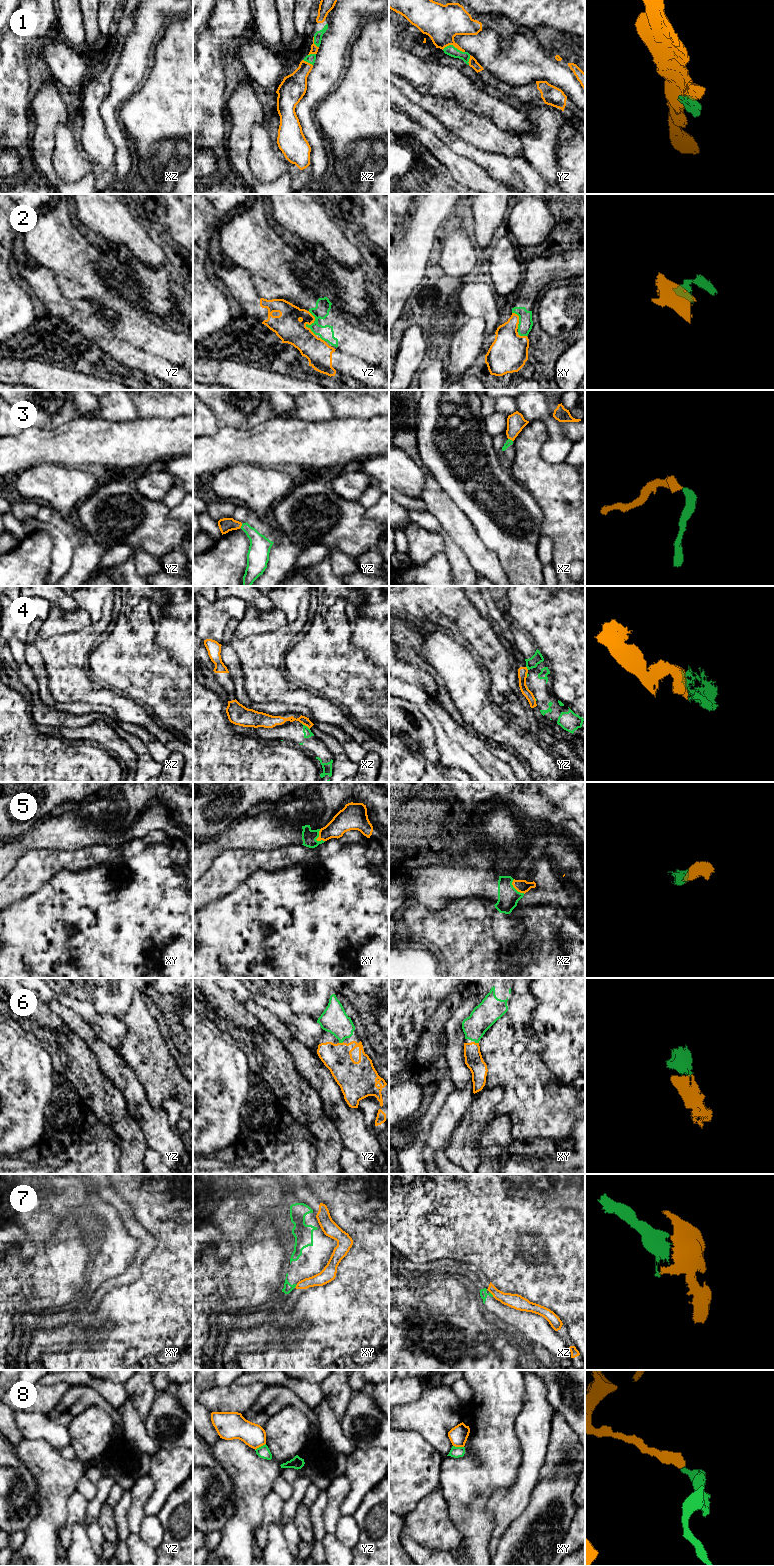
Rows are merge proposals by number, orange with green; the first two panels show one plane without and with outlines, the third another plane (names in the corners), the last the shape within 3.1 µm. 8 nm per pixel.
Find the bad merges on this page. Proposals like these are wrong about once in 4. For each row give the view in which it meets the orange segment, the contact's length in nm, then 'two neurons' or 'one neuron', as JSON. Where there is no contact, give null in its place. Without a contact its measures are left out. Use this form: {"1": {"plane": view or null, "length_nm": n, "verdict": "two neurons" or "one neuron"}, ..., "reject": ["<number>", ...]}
{"1": {"plane": "yz", "length_nm": 190, "verdict": "one neuron"}, "2": {"plane": "yz", "length_nm": 200, "verdict": "two neurons"}, "3": {"plane": "xz", "length_nm": 50, "verdict": "one neuron"}, "4": {"plane": "xz", "length_nm": 90, "verdict": "two neurons"}, "5": {"plane": "xy", "length_nm": 110, "verdict": "one neuron"}, "6": {"plane": "yz", "length_nm": 40, "verdict": "one neuron"}, "7": {"plane": "xz", "length_nm": 60, "verdict": "two neurons"}, "8": {"plane": "yz", "length_nm": 110, "verdict": "two neurons"}, "reject": ["2", "4", "7", "8"]}

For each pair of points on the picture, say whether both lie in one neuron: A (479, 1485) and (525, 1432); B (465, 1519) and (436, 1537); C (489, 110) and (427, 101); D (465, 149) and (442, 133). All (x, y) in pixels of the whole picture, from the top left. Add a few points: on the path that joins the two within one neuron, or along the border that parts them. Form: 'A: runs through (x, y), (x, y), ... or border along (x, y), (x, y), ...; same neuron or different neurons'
A: border along (518, 1415), (515, 1434), (522, 1462); different neurons
B: border along (446, 1503), (449, 1517), (461, 1534), (460, 1545); different neurons
C: border along (439, 95), (453, 98), (459, 105), (482, 115); different neurons
D: runs through (459, 146), (448, 138); same neuron

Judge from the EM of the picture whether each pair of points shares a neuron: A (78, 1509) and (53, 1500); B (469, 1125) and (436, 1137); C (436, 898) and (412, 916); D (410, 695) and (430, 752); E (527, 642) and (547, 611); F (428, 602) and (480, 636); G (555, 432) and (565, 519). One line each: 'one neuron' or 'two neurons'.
A: two neurons
B: two neurons
C: two neurons
D: two neurons
E: two neurons
F: one neuron
G: two neurons

